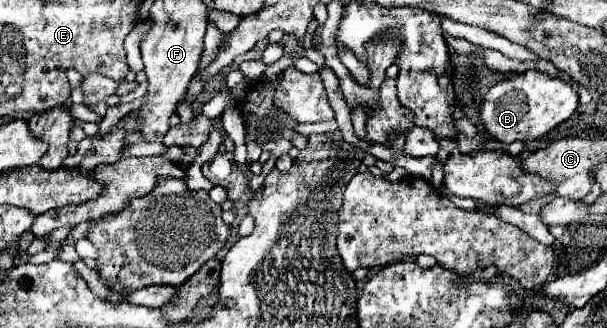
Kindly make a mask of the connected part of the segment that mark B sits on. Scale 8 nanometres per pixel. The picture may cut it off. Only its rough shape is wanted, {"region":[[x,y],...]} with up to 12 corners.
{"region":[[539,71],[491,87],[481,121],[497,141],[533,141],[579,97]]}

